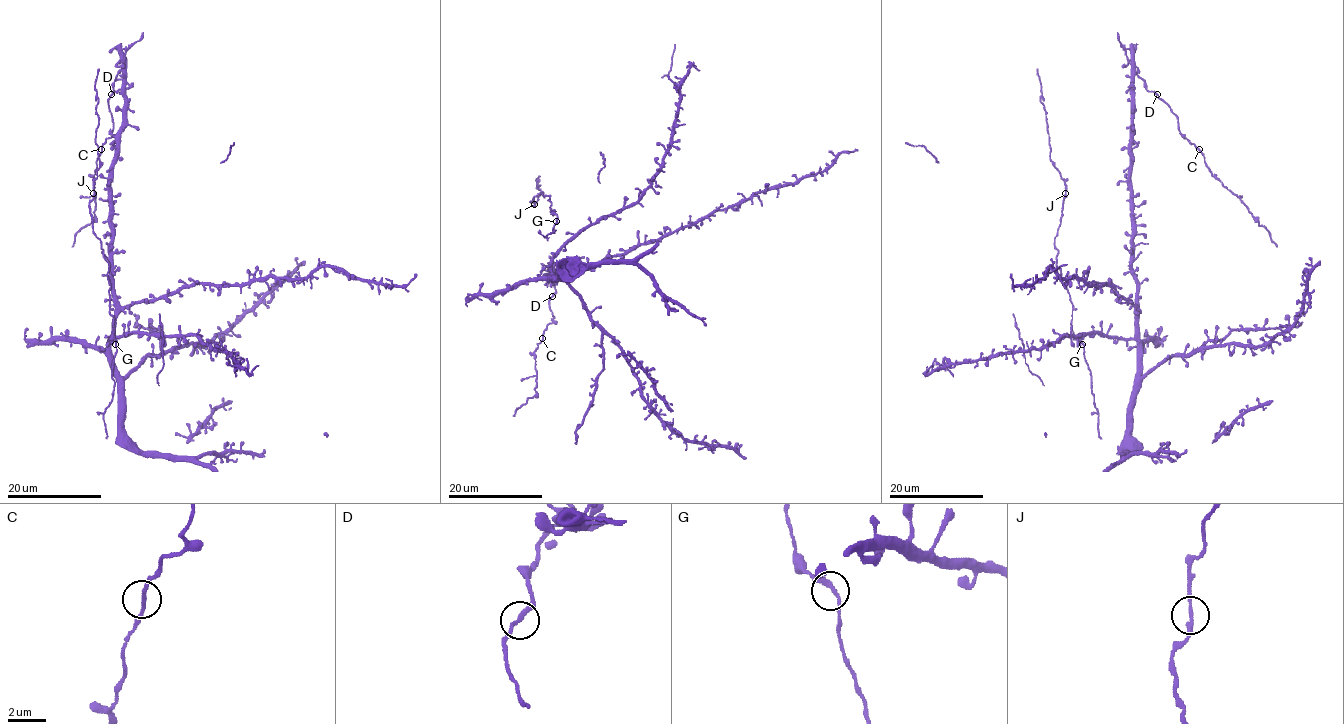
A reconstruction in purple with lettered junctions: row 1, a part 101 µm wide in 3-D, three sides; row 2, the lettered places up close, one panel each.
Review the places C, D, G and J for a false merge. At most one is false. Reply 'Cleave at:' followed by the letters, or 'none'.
Cleave at: none

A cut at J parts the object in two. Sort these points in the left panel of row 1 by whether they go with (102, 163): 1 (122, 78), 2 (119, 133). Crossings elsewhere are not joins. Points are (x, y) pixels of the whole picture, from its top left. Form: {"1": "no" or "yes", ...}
{"1": "no", "2": "no"}

